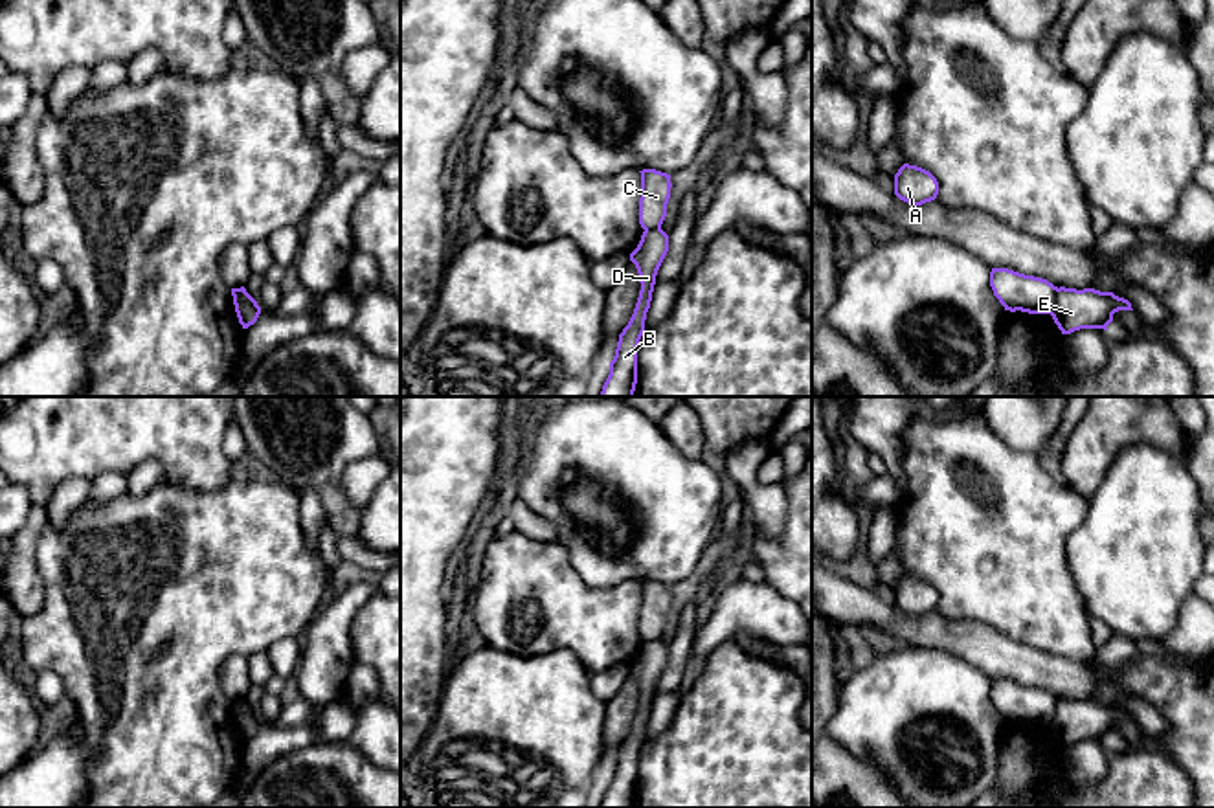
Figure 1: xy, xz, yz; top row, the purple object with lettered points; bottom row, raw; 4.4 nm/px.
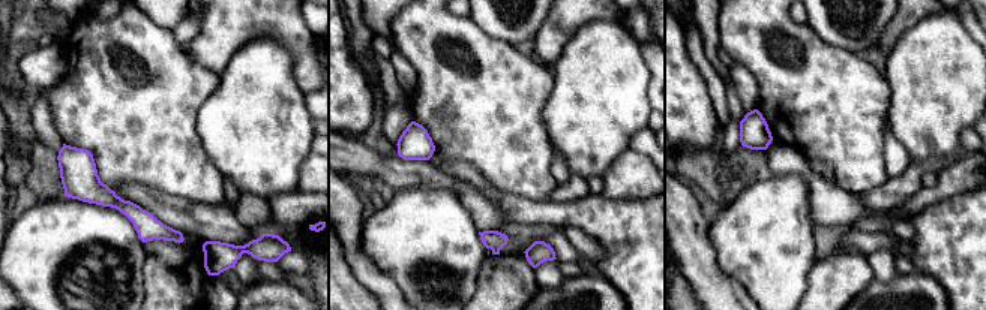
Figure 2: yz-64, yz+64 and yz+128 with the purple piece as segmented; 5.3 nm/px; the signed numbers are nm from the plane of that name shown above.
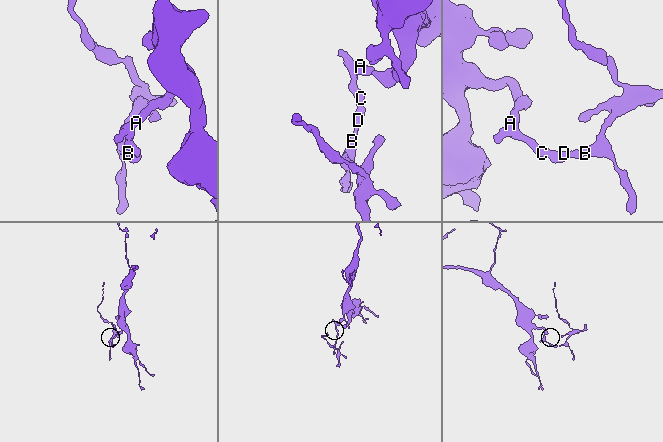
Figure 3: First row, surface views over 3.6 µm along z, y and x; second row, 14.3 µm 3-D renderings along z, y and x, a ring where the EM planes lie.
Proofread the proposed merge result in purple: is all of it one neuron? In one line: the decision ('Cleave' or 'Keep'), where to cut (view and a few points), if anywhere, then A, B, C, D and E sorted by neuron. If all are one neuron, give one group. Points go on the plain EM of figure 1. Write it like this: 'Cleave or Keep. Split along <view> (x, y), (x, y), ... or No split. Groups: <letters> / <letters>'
Cleave. Split along yz (1058, 700), (1056, 713), (1049, 724). Groups: A C / B D E

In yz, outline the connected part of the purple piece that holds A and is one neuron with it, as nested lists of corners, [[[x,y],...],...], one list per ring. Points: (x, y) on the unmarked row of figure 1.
[[[904,575],[894,586],[894,606],[911,617],[922,617],[937,610],[939,593],[929,582]]]

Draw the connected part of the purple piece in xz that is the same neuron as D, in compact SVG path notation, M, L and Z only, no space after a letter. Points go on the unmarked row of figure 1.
M646 641L630 672L639 685L639 709L628 736L619 746L615 768L610 773L610 786L599 808L634 808L637 795L637 758L645 744L645 731L650 720L658 681L669 663L669 646L658 641Z

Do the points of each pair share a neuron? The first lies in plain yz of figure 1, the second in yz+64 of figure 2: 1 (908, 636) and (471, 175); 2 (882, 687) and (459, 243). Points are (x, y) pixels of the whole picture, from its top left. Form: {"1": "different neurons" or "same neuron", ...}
{"1": "different neurons", "2": "same neuron"}

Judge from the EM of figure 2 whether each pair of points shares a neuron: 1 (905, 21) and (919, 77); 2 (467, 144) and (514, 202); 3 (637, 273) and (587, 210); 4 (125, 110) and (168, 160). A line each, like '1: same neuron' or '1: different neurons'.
1: different neurons
2: different neurons
3: same neuron
4: same neuron

